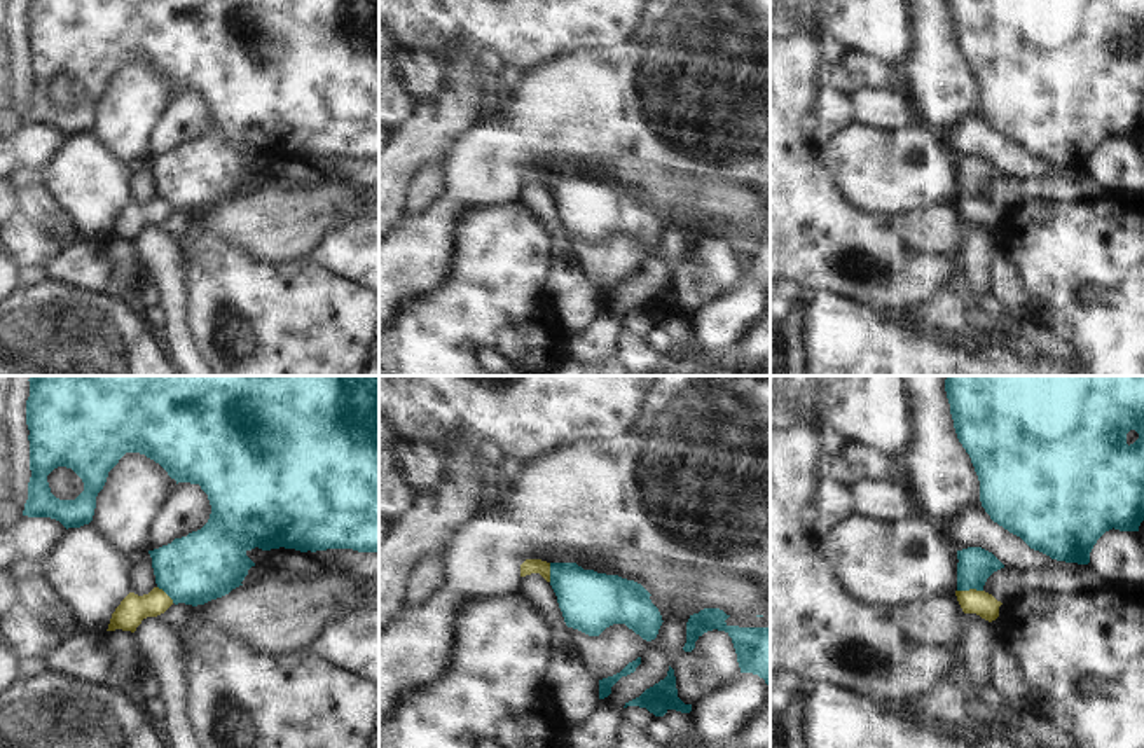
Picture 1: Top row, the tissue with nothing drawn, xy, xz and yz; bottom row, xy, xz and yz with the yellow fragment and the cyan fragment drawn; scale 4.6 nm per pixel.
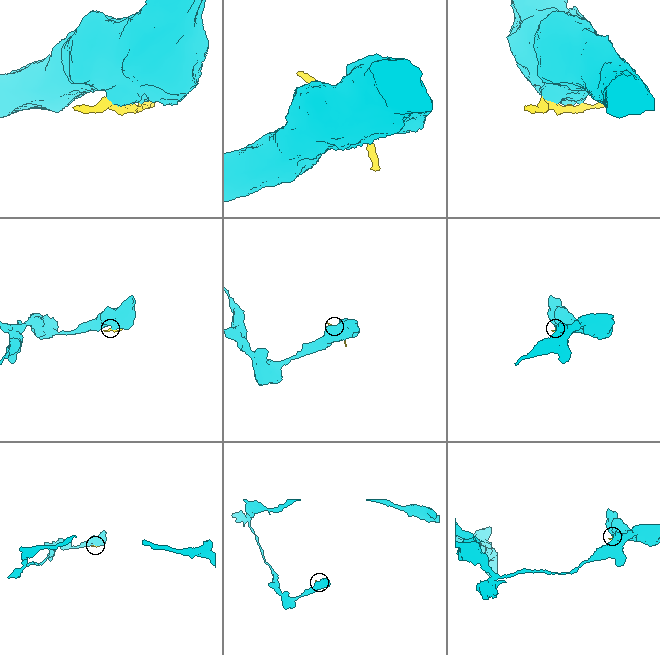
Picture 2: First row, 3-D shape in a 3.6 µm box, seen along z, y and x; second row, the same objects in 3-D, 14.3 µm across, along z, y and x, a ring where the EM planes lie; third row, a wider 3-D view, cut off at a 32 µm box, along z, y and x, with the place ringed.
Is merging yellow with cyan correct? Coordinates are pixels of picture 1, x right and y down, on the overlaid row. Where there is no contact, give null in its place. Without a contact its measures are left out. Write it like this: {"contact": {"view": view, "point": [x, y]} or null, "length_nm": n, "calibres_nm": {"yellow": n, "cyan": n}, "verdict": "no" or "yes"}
{"contact": {"view": "yz", "point": [970, 589]}, "length_nm": 120, "calibres_nm": {"yellow": 120, "cyan": 160}, "verdict": "no"}

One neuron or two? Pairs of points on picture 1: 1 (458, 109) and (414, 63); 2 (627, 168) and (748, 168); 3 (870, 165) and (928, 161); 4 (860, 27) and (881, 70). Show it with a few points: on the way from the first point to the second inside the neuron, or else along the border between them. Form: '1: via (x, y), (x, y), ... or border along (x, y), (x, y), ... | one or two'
1: border along (444, 70), (444, 84), (414, 103) | two
2: border along (631, 158), (711, 179) | two
3: via (884, 166), (914, 166) | one
4: border along (849, 49), (870, 55), (902, 72) | two

